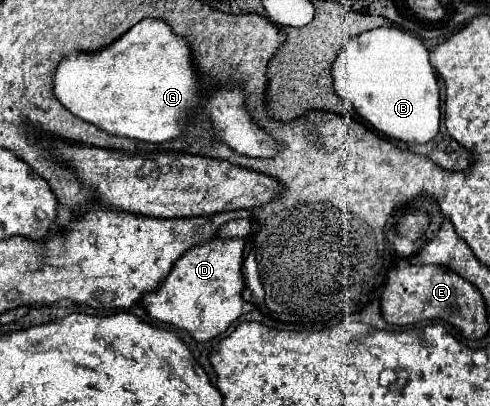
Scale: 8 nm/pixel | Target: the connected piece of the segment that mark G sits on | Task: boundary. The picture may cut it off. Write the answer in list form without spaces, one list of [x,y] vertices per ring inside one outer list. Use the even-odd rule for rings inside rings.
[[[143,18],[121,38],[95,52],[67,54],[53,76],[55,98],[77,118],[99,130],[137,142],[165,144],[195,128],[197,116],[207,116],[215,142],[227,144],[233,152],[253,158],[273,158],[283,150],[271,134],[259,126],[247,104],[241,84],[207,88],[195,66],[187,38],[177,36],[167,22]]]

